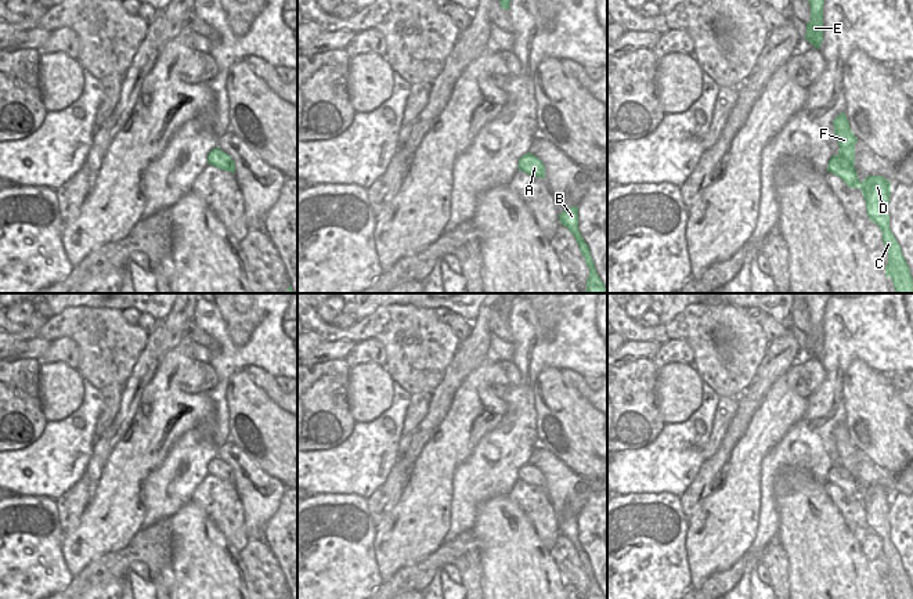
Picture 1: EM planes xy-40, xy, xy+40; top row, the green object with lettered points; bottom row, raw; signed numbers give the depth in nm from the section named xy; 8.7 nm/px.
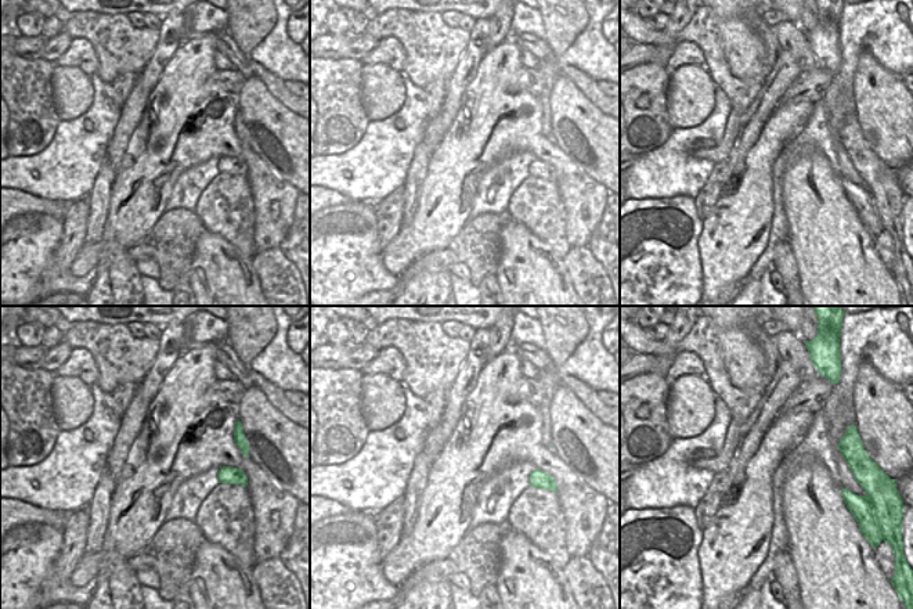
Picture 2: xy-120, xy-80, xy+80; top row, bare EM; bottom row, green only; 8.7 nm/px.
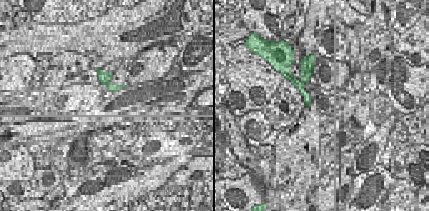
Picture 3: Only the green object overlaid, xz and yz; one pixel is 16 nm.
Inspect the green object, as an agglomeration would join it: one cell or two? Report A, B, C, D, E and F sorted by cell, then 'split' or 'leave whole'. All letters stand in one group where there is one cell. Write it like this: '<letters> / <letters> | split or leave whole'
A / B C D E F | split

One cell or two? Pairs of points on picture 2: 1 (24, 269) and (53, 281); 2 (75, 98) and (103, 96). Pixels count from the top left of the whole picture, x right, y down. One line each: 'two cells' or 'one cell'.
1: one cell
2: two cells

